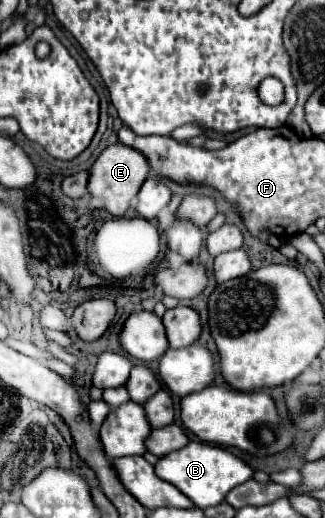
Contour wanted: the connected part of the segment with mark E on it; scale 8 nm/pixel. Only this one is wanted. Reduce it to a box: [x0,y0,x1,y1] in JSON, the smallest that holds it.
[88,143,152,215]

